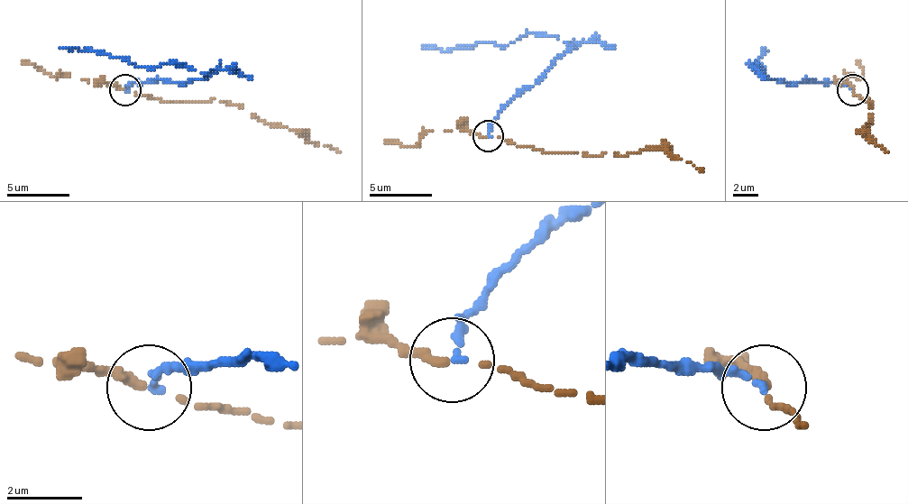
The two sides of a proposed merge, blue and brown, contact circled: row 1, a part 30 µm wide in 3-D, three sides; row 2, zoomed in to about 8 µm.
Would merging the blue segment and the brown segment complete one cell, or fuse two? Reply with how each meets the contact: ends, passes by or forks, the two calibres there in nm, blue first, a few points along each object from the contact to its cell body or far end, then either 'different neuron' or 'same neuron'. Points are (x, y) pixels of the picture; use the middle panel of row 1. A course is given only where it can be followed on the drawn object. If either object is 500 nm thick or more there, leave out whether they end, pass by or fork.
blue ends | brown ends | 220/280 nm | blue via (489, 137), (495, 118), (567, 45), (536, 32), (448, 51), (423, 45) | brown via (485, 137), (527, 146), (602, 156), (668, 150), (702, 171) | different neuron

